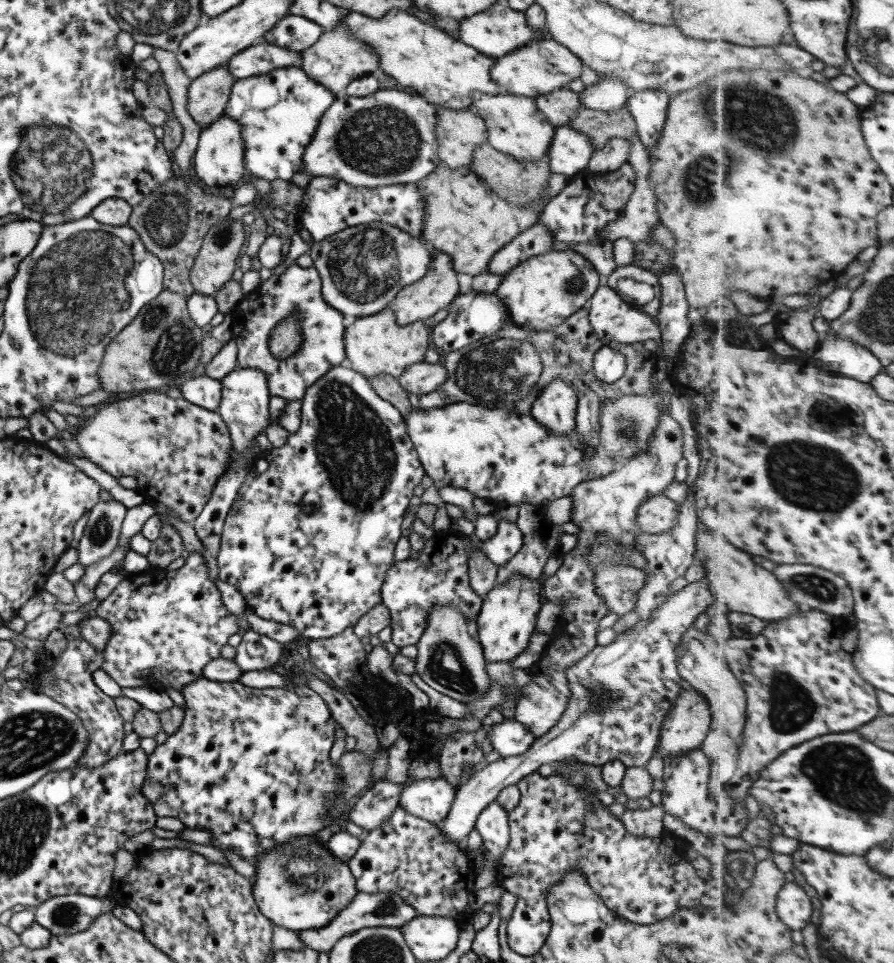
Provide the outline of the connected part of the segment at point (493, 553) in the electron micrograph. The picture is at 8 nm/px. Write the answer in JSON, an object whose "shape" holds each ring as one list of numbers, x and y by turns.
{"shape":[[490,512,497,521,497,532,485,541,477,540,475,545,496,567,508,561,521,546,523,537,514,522,504,520,497,512]]}

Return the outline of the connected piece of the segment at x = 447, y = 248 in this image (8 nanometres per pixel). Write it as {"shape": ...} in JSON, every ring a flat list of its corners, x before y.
{"shape":[[439,164,416,183,425,200,421,239,451,258,453,270,461,274,478,275,487,270,490,257,517,234,527,230,539,218,542,208,550,200,541,197,527,205,513,205,500,199,469,166,459,169]]}

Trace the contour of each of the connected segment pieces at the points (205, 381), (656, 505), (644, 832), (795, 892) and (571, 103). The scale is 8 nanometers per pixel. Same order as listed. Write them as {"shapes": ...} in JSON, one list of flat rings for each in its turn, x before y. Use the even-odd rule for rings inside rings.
{"shapes":[[[207,376,185,377,178,383,178,389,191,404,195,404,209,411,216,411,221,399,221,383]],[[661,494,647,498,639,506,635,525,638,532,661,534,675,526,675,518,677,518,677,503]],[[652,805,648,810,632,806,618,817,623,829,635,836,650,838,664,833,661,818,665,812,660,805]],[[795,882,787,883,779,894,776,905,778,915,791,930,801,931,809,921,815,921,811,896]],[[566,87,537,95,533,98,533,102,545,120,554,128,568,125,581,108,578,94]]]}

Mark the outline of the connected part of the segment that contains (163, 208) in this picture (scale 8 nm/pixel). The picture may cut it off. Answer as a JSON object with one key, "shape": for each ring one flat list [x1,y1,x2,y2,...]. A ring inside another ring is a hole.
{"shape":[[177,170,163,186,151,190,145,199,132,207,127,225,135,230,145,249,163,265,163,291,185,297,195,292,189,282,193,259,207,230,219,224,230,210,230,199,213,195,190,178,184,179]]}

